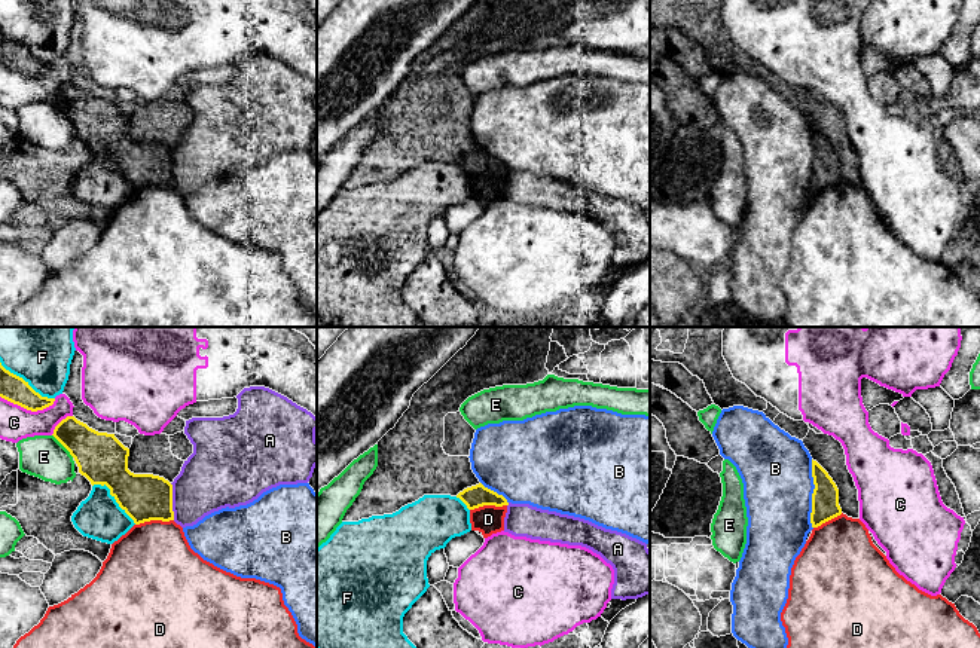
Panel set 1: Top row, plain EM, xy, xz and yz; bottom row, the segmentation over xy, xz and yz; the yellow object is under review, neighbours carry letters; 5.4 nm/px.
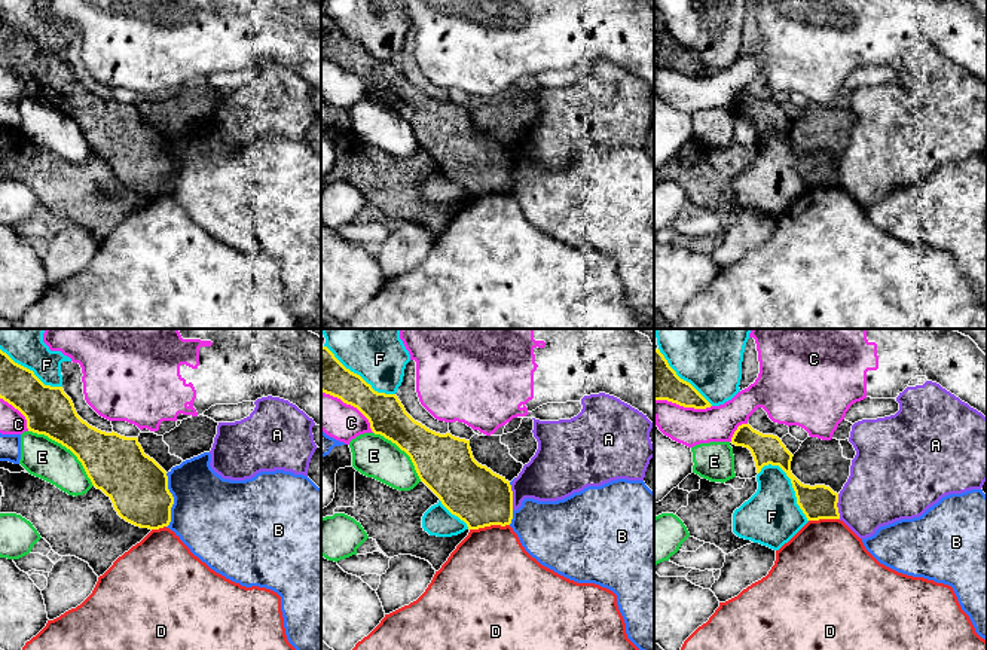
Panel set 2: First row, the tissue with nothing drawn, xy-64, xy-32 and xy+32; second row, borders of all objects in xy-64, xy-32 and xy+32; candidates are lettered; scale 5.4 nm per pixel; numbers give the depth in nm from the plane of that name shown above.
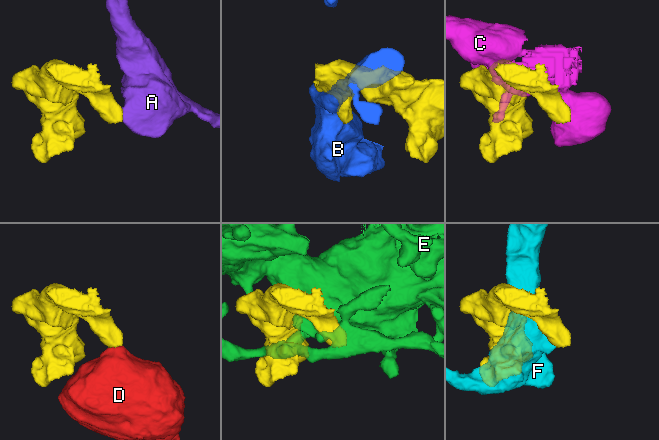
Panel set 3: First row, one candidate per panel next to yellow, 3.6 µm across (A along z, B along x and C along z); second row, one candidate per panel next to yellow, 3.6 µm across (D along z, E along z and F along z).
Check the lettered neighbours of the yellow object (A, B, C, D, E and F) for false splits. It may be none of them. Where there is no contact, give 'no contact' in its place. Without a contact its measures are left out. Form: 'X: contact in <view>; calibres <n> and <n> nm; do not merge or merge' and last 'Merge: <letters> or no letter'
A: contact in xy; calibres 260 and 340 nm; do not merge
B: contact in yz; calibres 140 and 380 nm; do not merge
C: contact in xy; calibres 140 and 180 nm; do not merge
D: contact in xy; calibres 260 and 460 nm; do not merge
E: contact in xy; calibres 280 and 240 nm; do not merge
F: contact in xy; calibres 140 and 300 nm; do not merge
Merge: no letter

